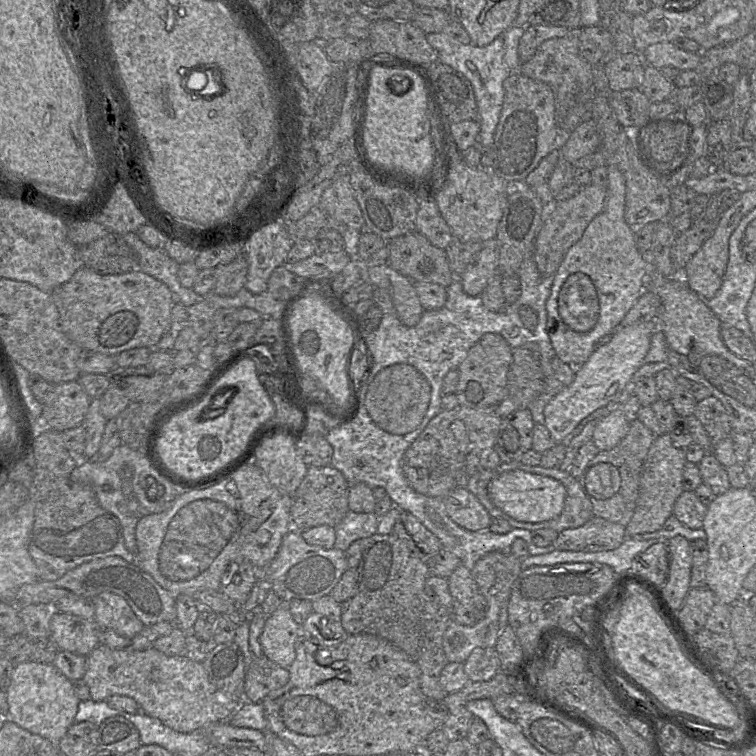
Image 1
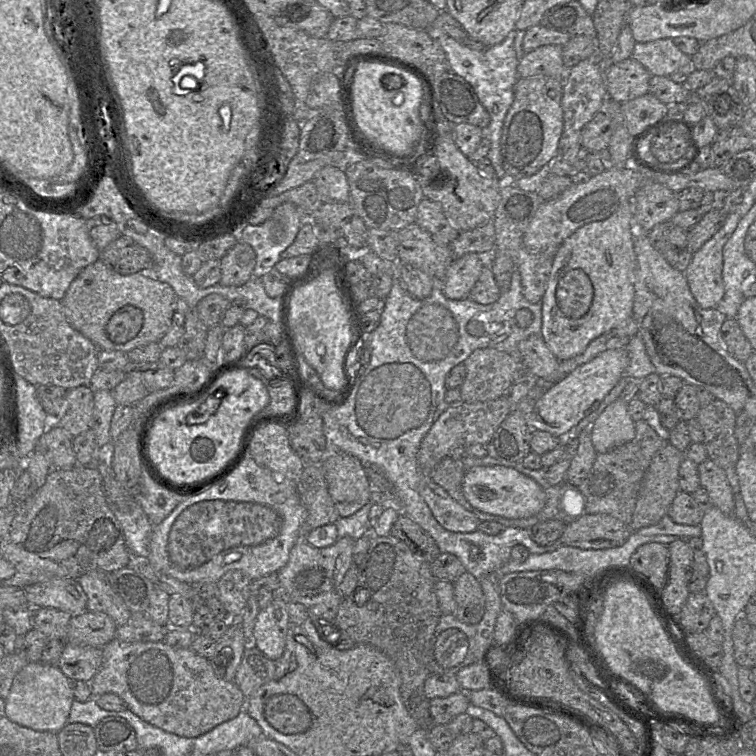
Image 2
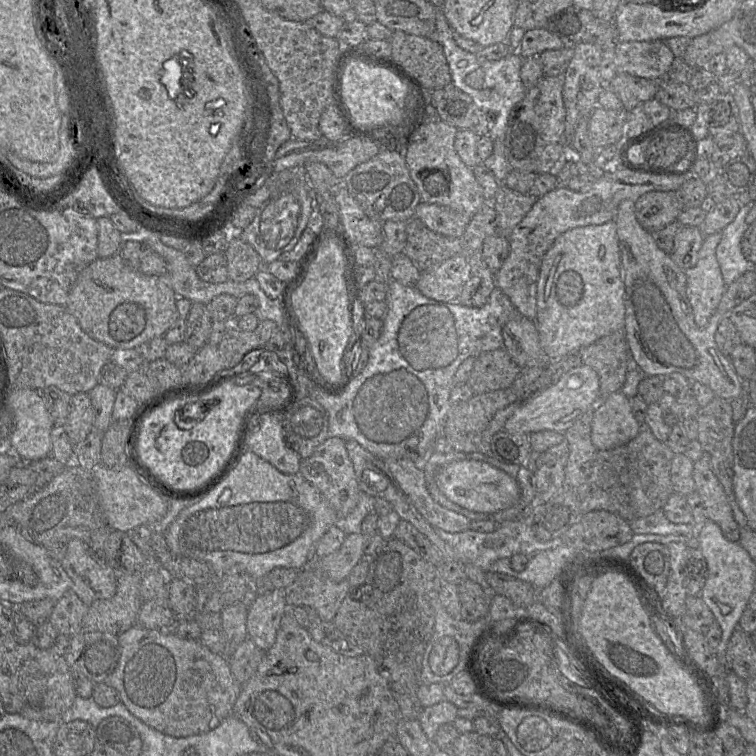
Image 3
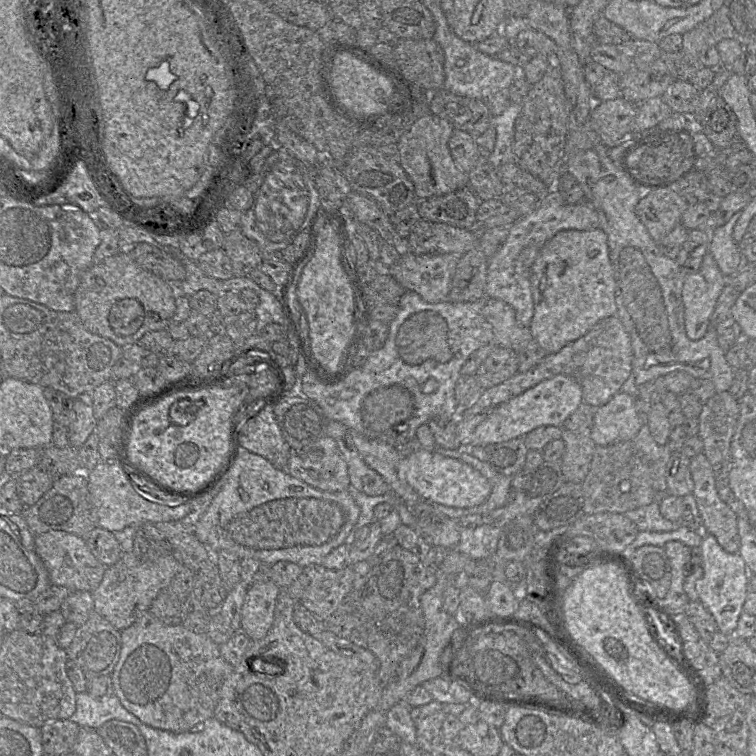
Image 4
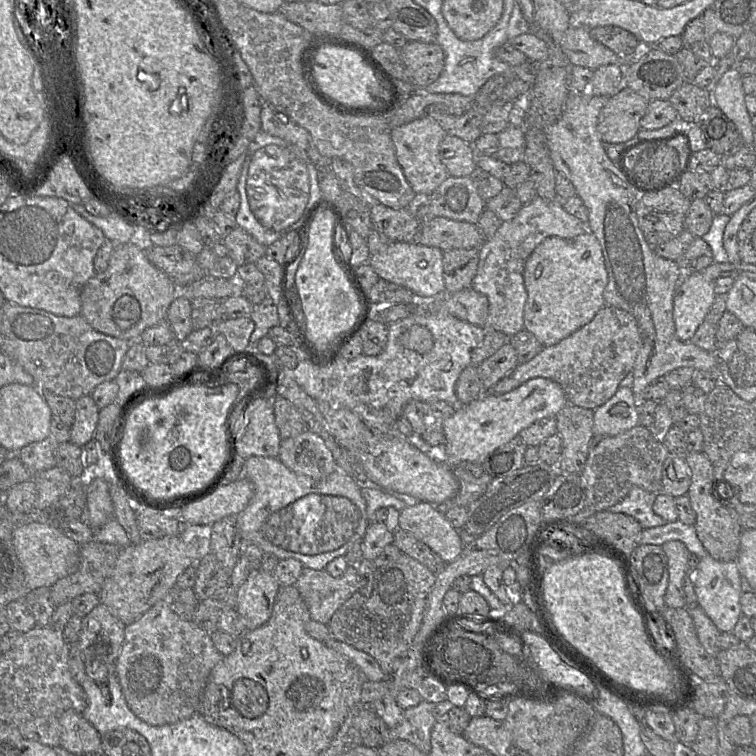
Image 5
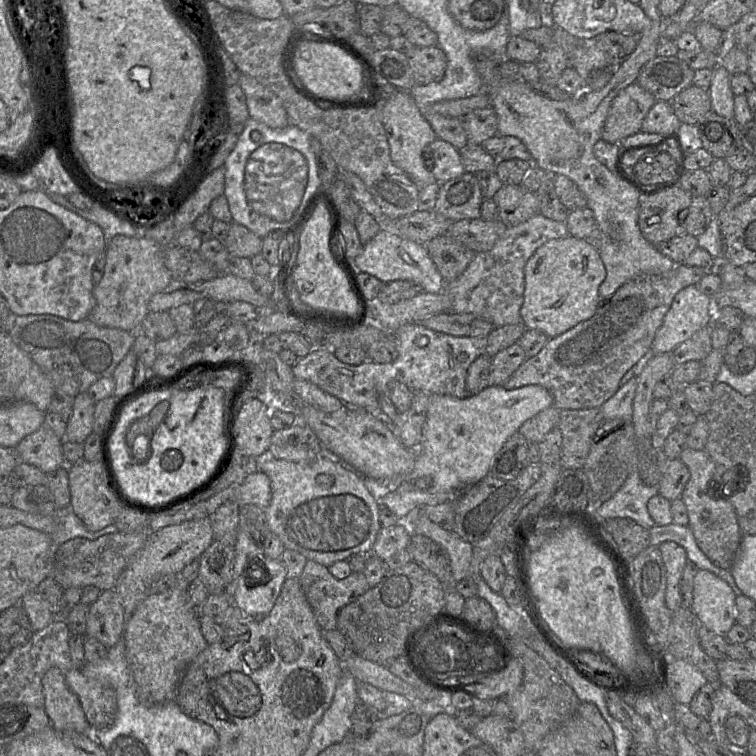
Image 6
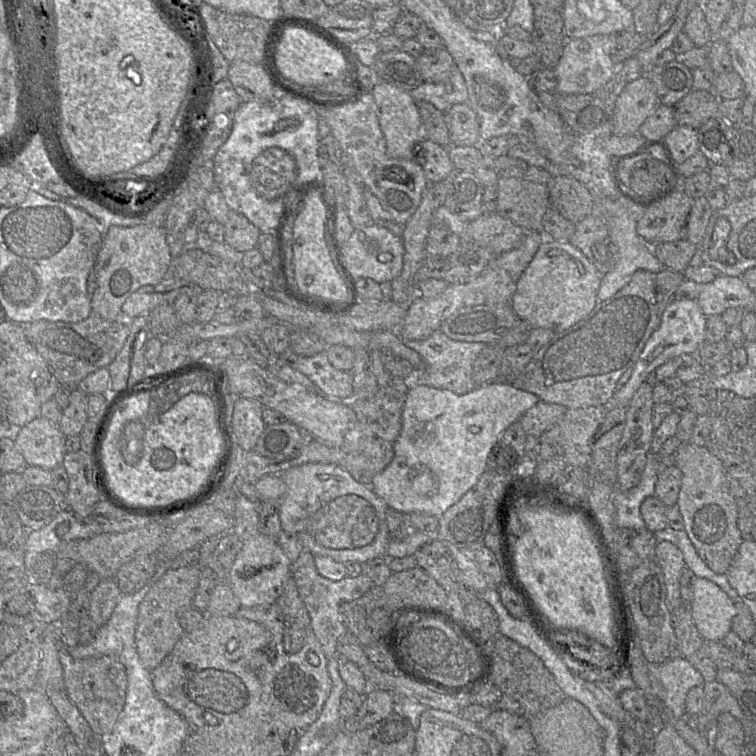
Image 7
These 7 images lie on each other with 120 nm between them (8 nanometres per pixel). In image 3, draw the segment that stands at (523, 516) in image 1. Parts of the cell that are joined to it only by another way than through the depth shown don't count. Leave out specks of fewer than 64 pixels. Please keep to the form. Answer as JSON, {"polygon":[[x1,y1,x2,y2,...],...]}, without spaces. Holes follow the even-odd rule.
{"polygon":[[475,460,454,461,436,476,440,491,456,505,473,512,497,512,512,507,520,498,518,482,490,464]]}

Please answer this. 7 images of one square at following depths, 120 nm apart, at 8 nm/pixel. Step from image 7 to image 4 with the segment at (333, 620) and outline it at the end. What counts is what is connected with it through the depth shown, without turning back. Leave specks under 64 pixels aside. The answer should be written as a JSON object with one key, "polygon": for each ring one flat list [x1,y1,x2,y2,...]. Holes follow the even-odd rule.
{"polygon":[[322,564,302,568,298,578,286,588,290,596,320,620,325,621,338,608,343,599,353,590,354,570,345,566,339,570,325,568]]}

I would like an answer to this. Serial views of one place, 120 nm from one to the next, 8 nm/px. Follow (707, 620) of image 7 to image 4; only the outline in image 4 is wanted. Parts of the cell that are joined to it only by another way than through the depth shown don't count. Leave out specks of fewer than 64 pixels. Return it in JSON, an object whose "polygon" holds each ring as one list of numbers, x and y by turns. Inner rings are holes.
{"polygon":[[703,533,700,548,702,565,700,567,700,576,696,581,698,599,714,617,718,630,728,637,733,637,738,619,743,612,746,596,750,590,750,573,740,554,726,552,713,535]]}

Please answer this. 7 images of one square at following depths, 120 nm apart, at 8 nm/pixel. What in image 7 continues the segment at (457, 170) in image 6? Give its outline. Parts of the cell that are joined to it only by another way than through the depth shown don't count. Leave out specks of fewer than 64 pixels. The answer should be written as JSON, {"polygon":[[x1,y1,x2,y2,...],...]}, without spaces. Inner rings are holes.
{"polygon":[[424,139,416,146,415,152,415,160,421,164,429,184,450,180,456,172,446,147]]}

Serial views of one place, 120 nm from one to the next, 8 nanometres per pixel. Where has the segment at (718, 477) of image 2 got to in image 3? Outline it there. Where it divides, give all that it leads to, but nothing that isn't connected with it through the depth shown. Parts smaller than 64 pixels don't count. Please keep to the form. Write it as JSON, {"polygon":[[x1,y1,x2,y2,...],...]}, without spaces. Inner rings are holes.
{"polygon":[[707,454,694,462,693,478,695,491,703,501,706,519,716,523,727,540,739,542,740,527,734,519,732,507,712,470,712,463]]}

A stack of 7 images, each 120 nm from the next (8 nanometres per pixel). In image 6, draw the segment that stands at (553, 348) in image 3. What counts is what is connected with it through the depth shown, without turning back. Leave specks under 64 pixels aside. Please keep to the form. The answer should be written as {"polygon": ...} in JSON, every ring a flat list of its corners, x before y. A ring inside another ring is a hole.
{"polygon":[[569,235,549,240,534,252,524,267,521,322,527,329,539,330,549,338,567,332,595,314,602,300,599,287,605,277,599,251,585,240]]}

